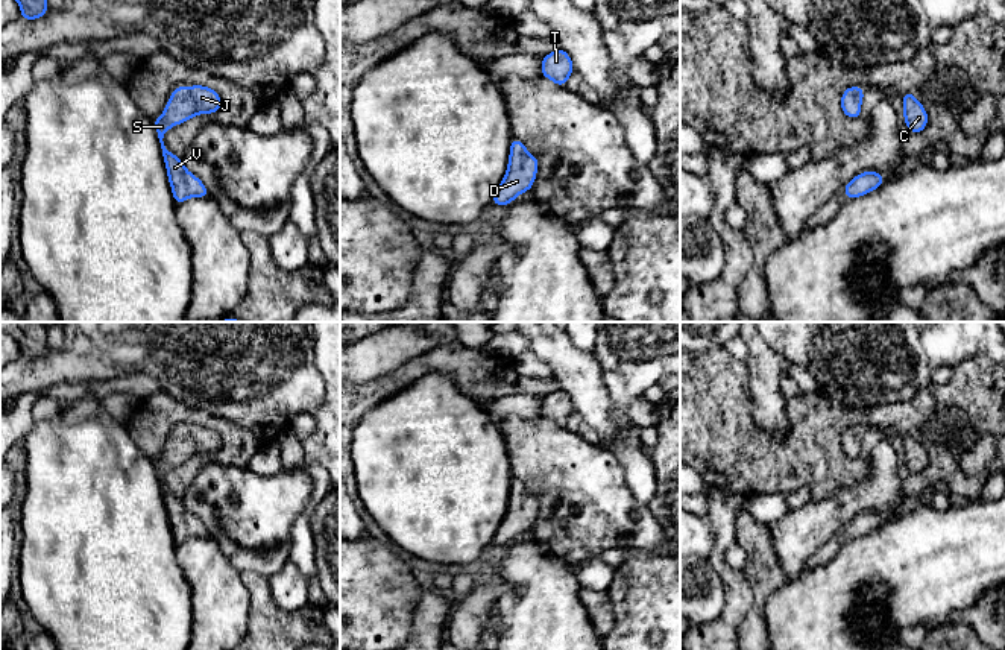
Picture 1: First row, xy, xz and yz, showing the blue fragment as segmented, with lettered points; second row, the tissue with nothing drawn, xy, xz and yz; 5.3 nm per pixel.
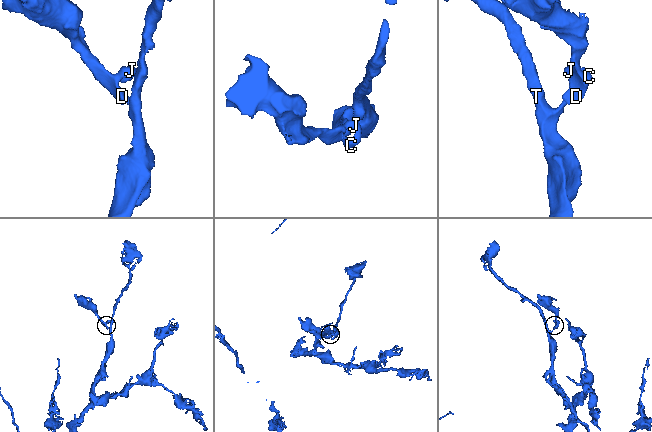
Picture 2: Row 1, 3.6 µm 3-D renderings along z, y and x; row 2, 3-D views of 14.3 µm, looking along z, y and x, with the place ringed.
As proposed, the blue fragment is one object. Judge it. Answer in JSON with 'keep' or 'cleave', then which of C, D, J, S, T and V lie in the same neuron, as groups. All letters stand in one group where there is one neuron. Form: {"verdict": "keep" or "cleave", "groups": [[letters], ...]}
{"verdict": "keep", "groups": [["C", "D", "J", "S", "T", "V"]]}

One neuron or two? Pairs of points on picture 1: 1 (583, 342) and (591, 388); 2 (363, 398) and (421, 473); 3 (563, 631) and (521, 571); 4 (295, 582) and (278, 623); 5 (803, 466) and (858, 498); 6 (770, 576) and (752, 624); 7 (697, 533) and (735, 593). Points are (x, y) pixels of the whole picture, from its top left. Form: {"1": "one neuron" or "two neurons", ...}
{"1": "two neurons", "2": "two neurons", "3": "one neuron", "4": "two neurons", "5": "two neurons", "6": "one neuron", "7": "two neurons"}

